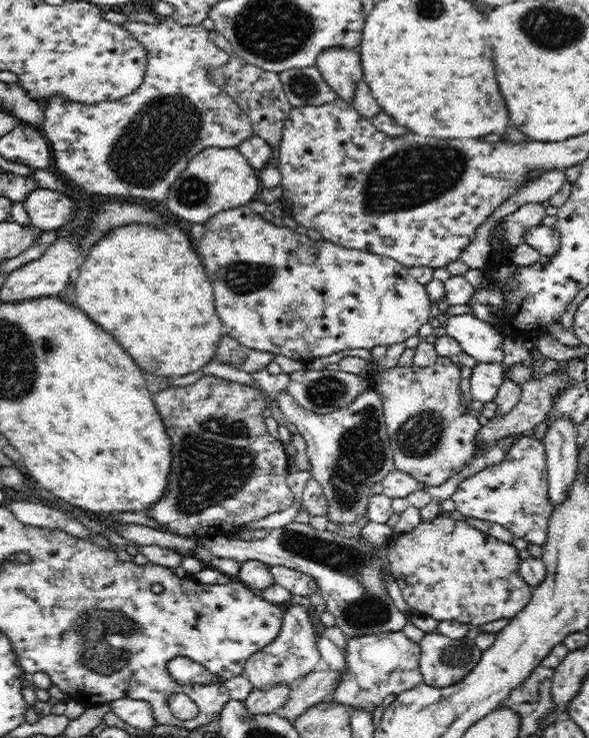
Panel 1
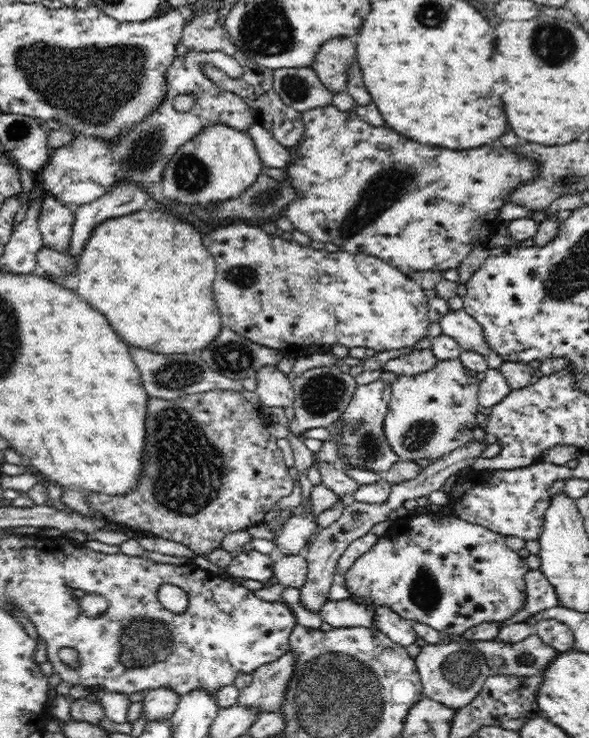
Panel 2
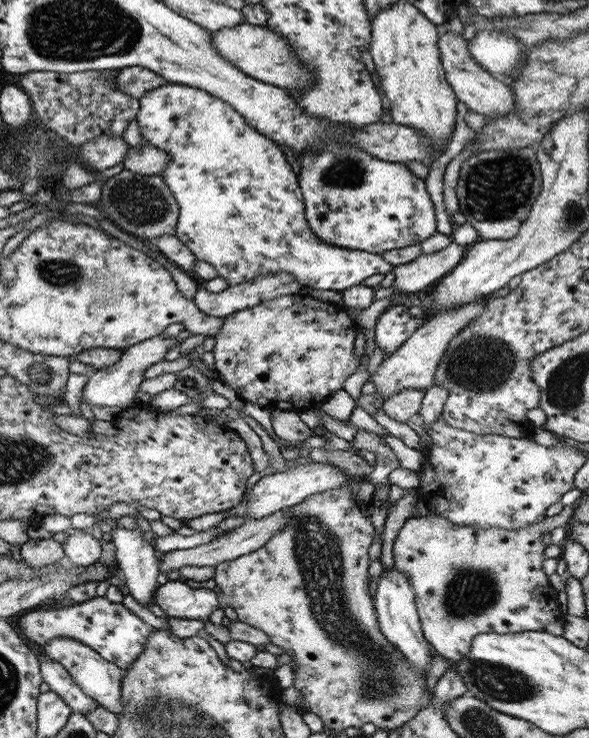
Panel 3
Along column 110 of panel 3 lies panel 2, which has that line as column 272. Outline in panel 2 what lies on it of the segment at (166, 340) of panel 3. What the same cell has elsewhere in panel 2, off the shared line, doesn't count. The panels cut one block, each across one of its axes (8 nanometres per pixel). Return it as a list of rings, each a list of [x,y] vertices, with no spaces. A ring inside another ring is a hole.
[[[276,365],[262,366],[256,371],[256,389],[260,404],[265,408],[293,406],[294,391],[288,375]]]

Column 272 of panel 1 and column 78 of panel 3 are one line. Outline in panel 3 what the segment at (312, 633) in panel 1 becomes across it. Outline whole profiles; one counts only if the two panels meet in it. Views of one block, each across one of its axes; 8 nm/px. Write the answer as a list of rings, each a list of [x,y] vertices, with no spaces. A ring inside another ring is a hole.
[[[55,637],[41,647],[41,652],[43,652],[49,660],[61,664],[61,666],[65,668],[65,672],[69,673],[69,676],[75,681],[75,684],[89,696],[89,698],[92,698],[96,704],[101,705],[104,709],[115,714],[122,709],[120,682],[123,670],[116,668],[115,664],[101,659],[101,656],[98,656],[98,652],[95,652],[95,650],[78,640],[67,637]]]

